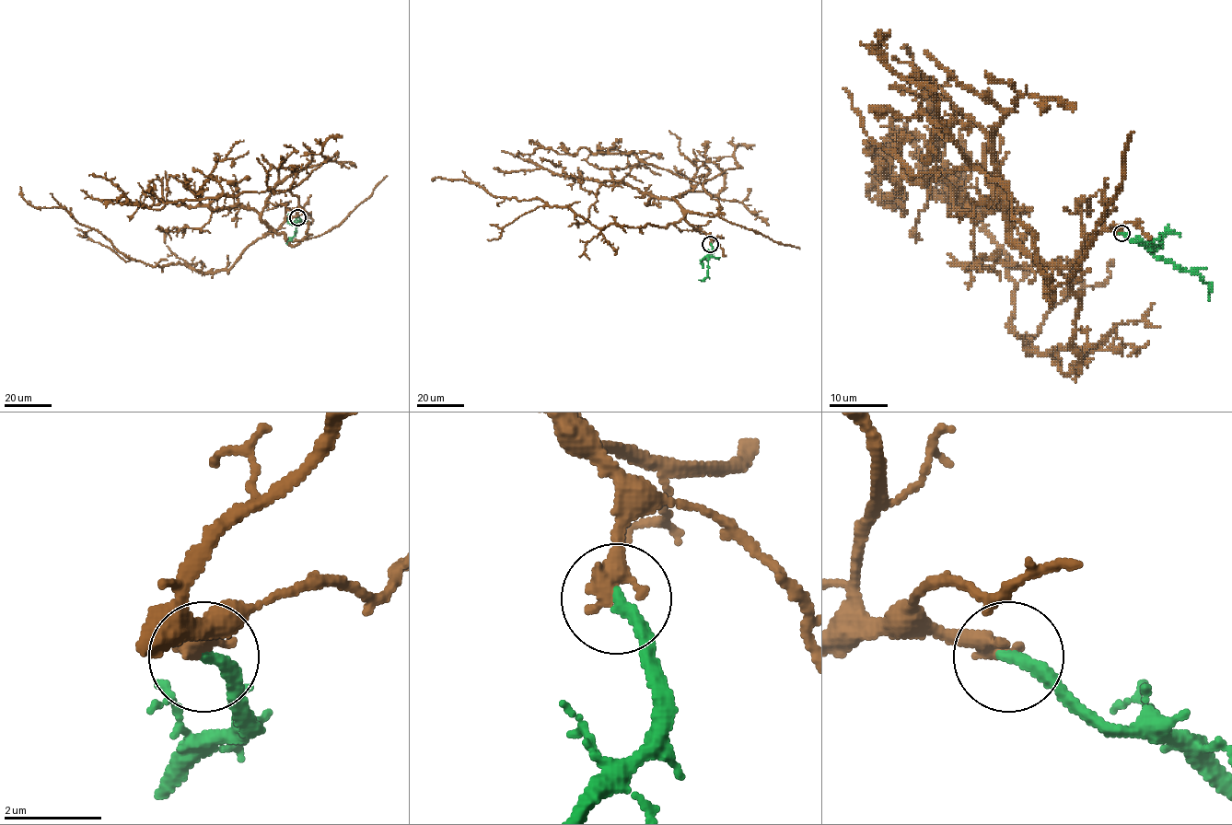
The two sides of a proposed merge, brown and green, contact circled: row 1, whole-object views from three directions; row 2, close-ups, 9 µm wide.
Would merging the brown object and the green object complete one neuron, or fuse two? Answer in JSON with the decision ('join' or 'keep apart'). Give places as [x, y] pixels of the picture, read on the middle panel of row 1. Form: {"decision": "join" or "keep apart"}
{"decision": "join"}

